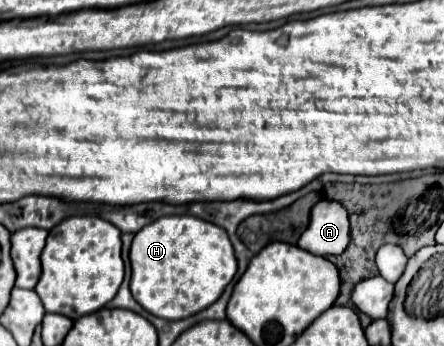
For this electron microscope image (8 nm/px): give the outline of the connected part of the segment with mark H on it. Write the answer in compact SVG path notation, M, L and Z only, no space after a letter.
M161 217L143 227L131 245L131 293L155 317L185 319L213 305L237 273L233 245L221 227L197 217Z

